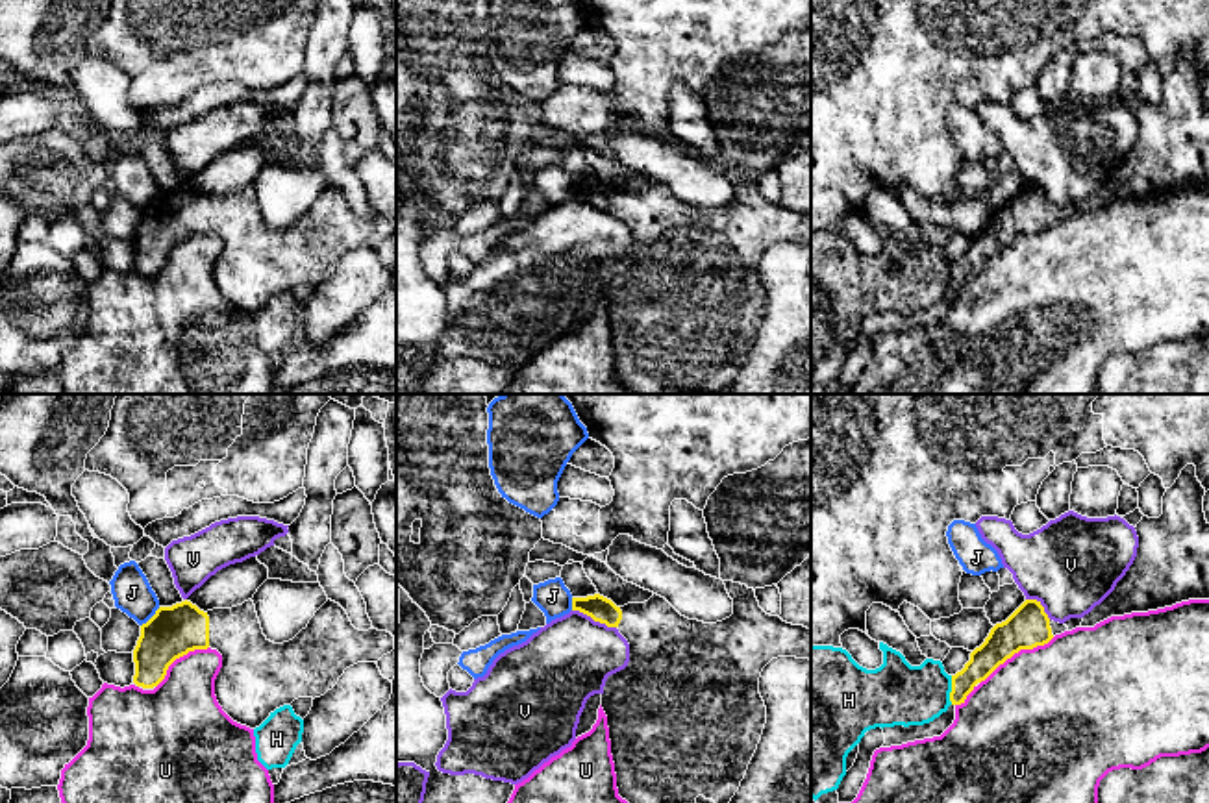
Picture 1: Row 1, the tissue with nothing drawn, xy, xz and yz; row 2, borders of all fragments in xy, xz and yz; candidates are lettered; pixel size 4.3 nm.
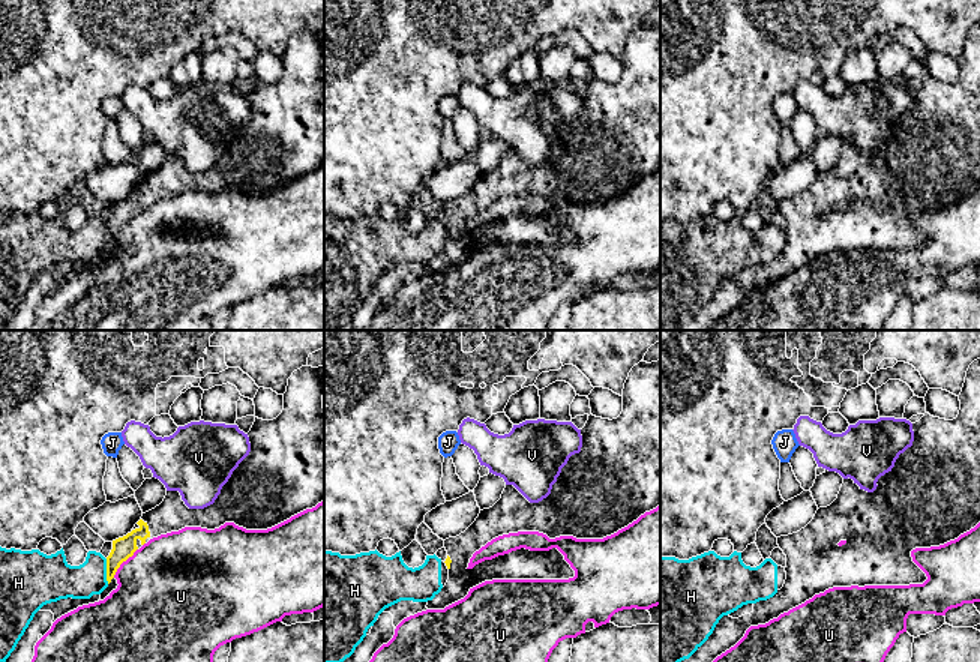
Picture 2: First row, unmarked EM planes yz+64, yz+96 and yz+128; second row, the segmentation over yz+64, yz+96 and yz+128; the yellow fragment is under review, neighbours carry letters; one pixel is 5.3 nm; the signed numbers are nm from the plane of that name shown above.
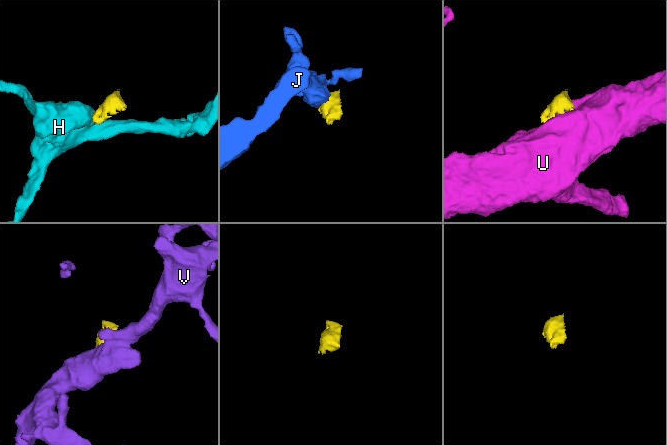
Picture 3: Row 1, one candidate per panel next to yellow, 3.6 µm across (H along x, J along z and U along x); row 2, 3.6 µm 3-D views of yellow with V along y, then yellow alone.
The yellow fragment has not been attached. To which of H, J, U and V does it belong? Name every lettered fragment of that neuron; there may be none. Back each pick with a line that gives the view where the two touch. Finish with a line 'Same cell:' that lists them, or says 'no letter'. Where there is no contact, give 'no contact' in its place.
Same cell: no letter

